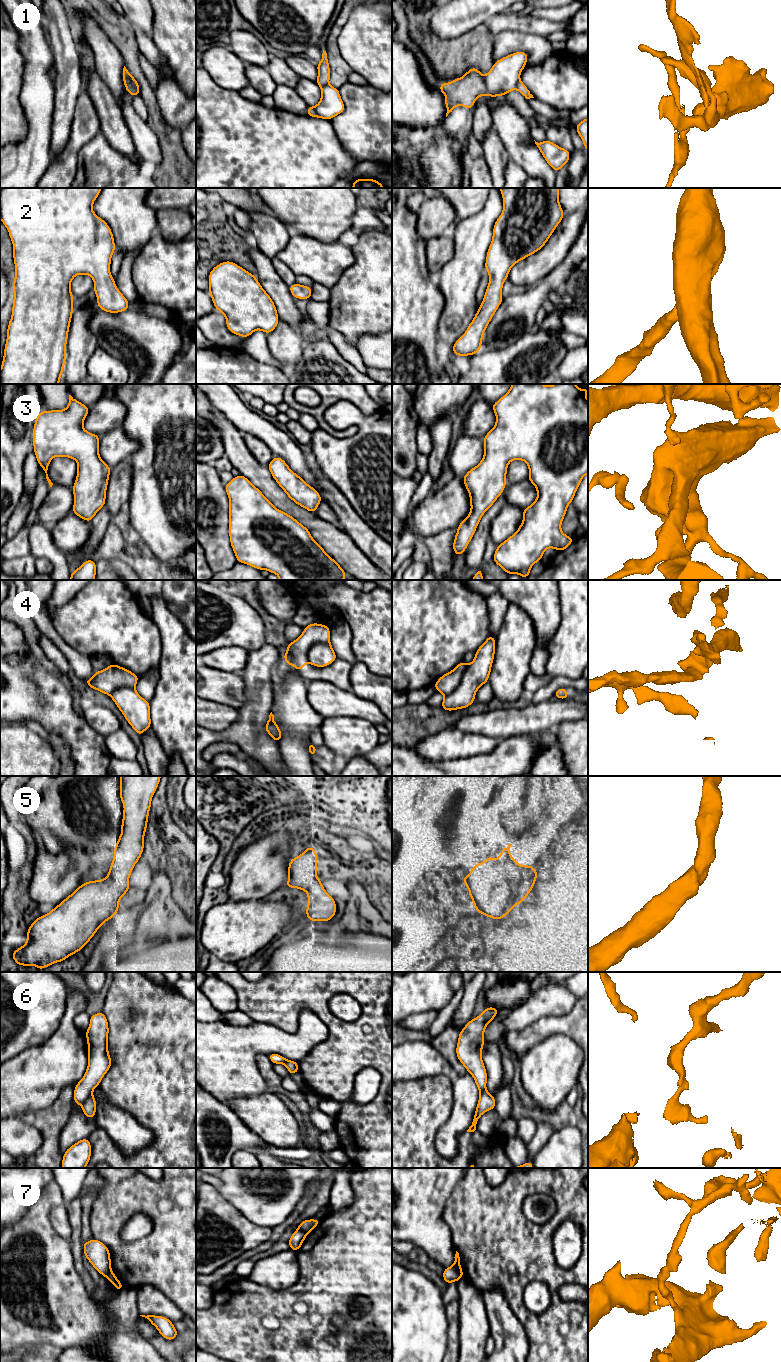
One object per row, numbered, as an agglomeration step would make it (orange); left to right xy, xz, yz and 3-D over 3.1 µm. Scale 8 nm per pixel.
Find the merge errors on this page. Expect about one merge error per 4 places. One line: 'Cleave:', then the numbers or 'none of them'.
Cleave: 1, 4, 6, 7

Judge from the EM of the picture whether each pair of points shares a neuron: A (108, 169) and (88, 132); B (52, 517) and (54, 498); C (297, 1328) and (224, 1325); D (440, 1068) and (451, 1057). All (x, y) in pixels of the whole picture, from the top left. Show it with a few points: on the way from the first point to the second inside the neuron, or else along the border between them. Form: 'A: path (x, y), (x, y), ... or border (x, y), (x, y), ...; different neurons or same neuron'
A: border (100, 131), (81, 148), (77, 157); different neurons
B: path (52, 512), (54, 503); same neuron
C: path (279, 1339), (242, 1339); same neuron
D: border (432, 1044), (460, 1074), (466, 1072); different neurons

